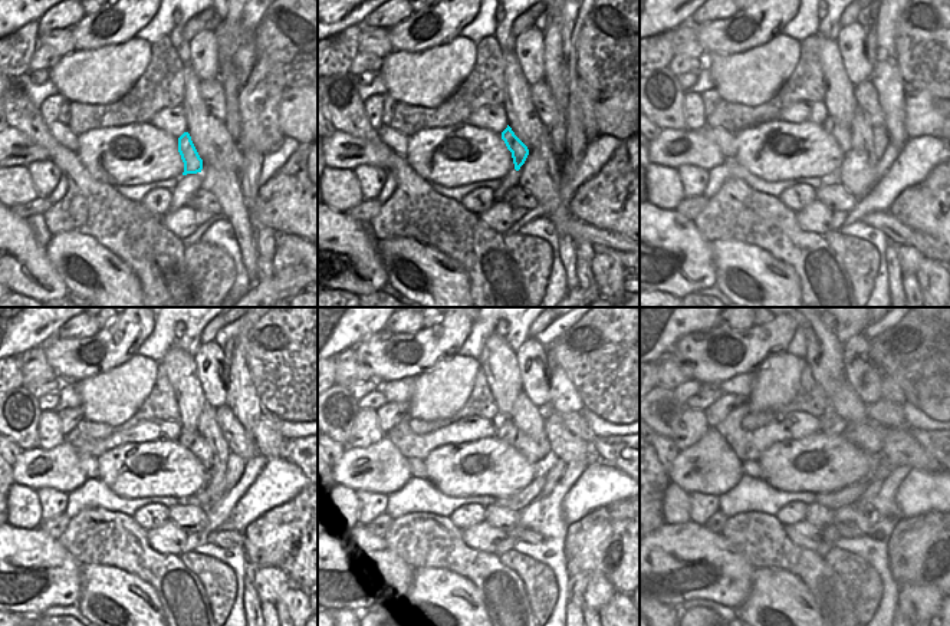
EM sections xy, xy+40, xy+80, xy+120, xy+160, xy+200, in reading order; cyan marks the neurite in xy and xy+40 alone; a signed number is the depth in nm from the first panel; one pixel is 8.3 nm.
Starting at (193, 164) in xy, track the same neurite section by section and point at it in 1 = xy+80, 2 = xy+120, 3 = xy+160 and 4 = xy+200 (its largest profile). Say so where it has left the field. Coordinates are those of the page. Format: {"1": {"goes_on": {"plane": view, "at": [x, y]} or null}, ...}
{"1": {"goes_on": {"plane": "xy+80", "at": [844, 137]}}, "2": {"goes_on": {"plane": "xy+120", "at": [197, 445]}}, "3": {"goes_on": {"plane": "xy+160", "at": [523, 444]}}, "4": {"goes_on": {"plane": "xy+200", "at": [868, 437]}}}

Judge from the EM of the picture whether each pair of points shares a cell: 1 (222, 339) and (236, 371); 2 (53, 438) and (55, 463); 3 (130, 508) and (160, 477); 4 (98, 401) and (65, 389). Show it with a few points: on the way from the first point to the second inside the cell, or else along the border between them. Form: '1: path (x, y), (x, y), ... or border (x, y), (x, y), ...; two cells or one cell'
1: border (245, 322), (245, 326), (223, 348); two cells
2: border (65, 441), (51, 448), (38, 448); two cells
3: border (108, 486), (127, 498), (174, 498); two cells
4: border (75, 382), (81, 405); two cells

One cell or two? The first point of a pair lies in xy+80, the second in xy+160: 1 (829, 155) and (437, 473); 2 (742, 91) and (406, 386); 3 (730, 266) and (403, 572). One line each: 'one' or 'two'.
1: one
2: two
3: two

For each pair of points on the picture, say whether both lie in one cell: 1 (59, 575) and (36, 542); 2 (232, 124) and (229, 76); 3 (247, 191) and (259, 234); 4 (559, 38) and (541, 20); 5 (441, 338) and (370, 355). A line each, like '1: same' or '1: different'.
1: same
2: same
3: same
4: different
5: same

